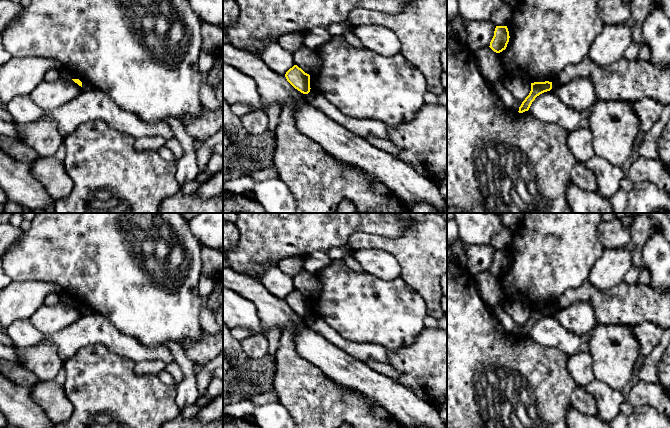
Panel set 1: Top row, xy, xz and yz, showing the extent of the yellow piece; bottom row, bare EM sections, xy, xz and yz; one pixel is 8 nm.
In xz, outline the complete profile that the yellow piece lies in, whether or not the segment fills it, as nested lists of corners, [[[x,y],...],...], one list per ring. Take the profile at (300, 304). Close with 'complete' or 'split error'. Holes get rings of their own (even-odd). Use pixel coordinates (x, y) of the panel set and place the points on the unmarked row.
[[[297,289],[290,292],[285,301],[287,305],[298,315],[303,318],[308,318],[310,316],[310,299],[305,297]]] | complete

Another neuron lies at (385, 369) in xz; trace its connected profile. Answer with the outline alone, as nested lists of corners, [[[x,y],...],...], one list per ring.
[[[366,361],[365,362],[368,366],[370,366],[372,369],[376,370],[377,372],[386,375],[390,378],[402,378],[404,377],[402,374],[396,372],[390,365],[383,364],[375,361]]]

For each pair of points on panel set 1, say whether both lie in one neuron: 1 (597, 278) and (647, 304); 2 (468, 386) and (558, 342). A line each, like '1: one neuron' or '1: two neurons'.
1: two neurons
2: two neurons

